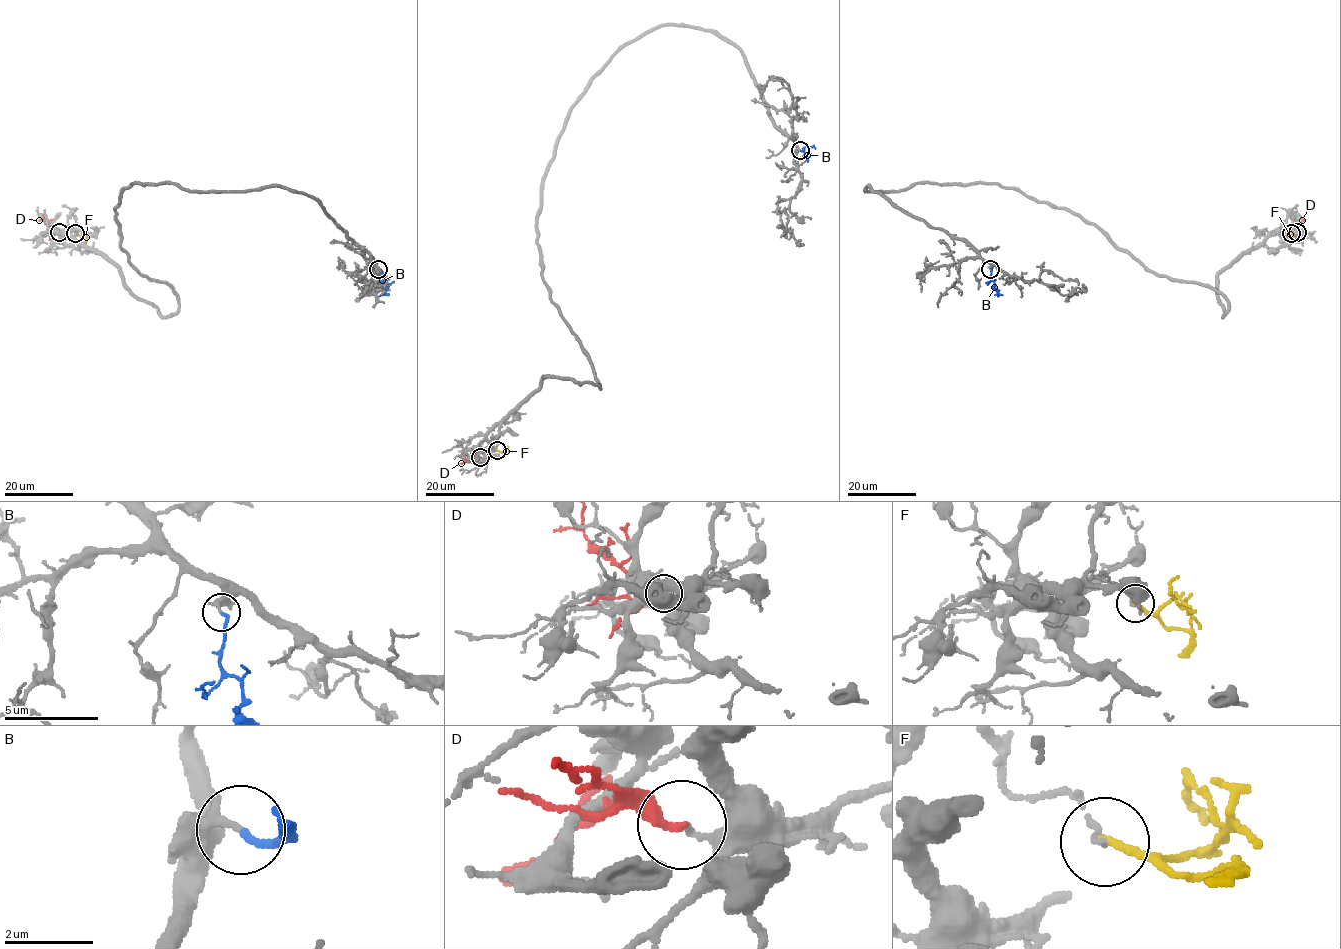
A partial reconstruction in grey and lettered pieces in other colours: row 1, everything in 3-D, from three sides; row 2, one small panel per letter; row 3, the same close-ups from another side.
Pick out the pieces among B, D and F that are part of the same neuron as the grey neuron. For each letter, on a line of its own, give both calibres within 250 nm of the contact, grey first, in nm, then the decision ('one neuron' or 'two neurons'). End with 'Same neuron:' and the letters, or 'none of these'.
B: 190/140 nm | one neuron
D: 140/280 nm | two neurons
F: 120/160 nm | two neurons
Same neuron: B

